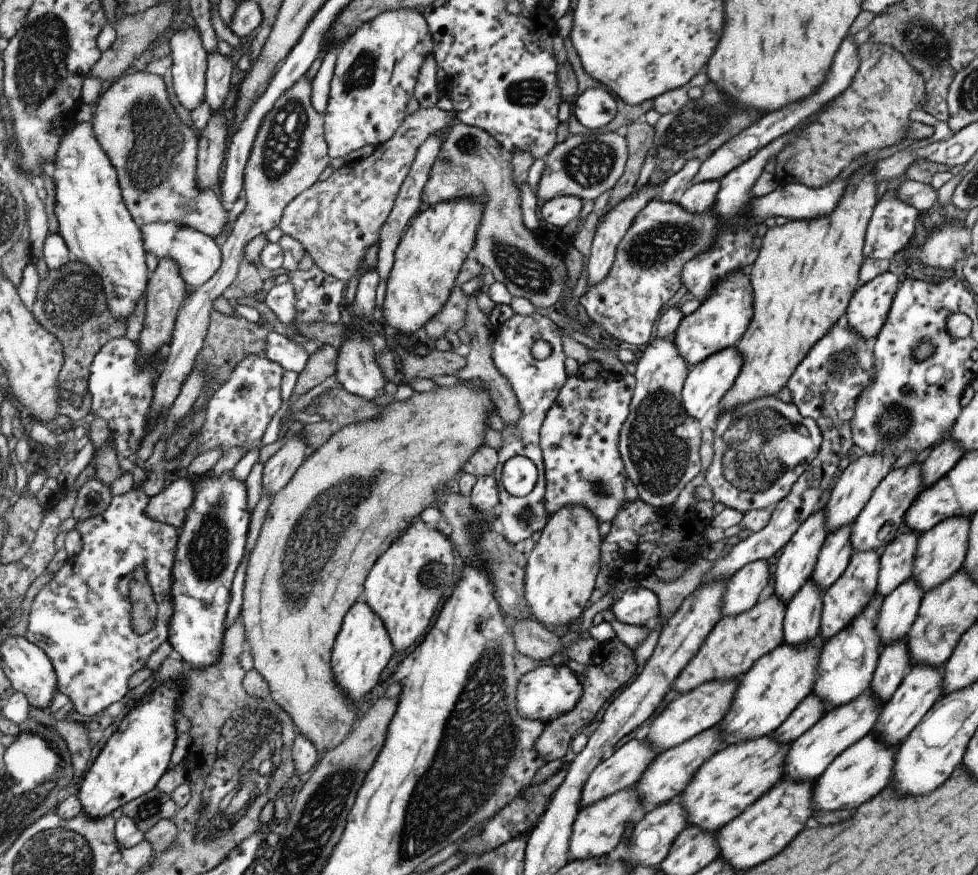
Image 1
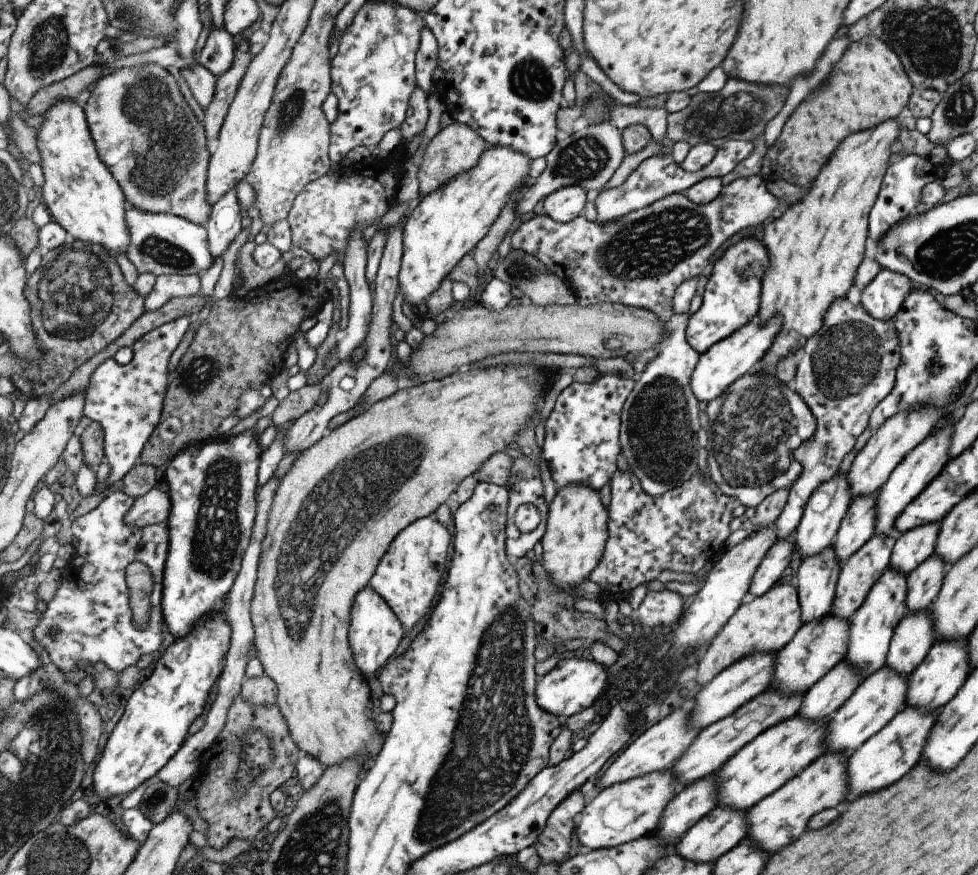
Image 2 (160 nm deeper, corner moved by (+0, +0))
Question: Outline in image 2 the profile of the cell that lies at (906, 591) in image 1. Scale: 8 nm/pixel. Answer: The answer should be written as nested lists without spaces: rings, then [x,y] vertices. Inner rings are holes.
[[[933,553],[907,574],[905,613],[912,613],[930,606],[939,592],[947,568],[944,560]]]

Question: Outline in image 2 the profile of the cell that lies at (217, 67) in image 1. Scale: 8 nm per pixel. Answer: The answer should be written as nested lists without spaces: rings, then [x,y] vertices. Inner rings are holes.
[[[210,22],[208,38],[200,51],[198,62],[219,78],[233,64],[238,40],[224,26],[217,28]]]

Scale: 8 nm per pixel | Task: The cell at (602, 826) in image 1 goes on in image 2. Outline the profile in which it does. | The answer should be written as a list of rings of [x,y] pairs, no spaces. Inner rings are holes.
[[[669,768],[602,788],[576,817],[576,837],[583,846],[602,849],[649,835],[656,828],[665,806],[680,788],[681,784]]]

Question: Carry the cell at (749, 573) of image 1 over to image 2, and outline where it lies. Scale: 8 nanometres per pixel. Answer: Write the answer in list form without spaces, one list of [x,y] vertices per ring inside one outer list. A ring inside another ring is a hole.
[[[791,537],[775,541],[762,556],[758,567],[752,574],[747,596],[754,598],[765,594],[784,574],[789,561],[795,556],[794,540]]]

